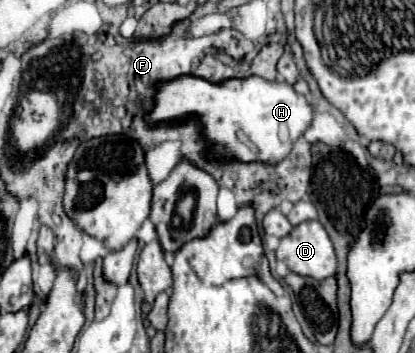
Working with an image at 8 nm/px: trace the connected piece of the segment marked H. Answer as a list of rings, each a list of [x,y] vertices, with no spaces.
[[[179,77],[157,85],[155,107],[147,121],[181,119],[197,115],[209,143],[209,157],[279,163],[291,151],[291,145],[305,133],[313,121],[313,105],[305,95],[295,93],[289,83],[265,81],[261,77],[229,79],[221,85],[207,83],[199,77]]]

